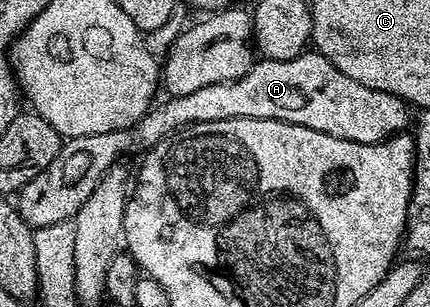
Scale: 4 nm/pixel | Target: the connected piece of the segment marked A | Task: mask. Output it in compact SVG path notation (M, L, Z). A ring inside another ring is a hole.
M304 52L293 60L259 60L237 80L208 84L205 88L197 88L197 92L189 92L189 96L170 97L166 101L152 105L134 129L66 139L60 145L57 156L53 156L53 164L37 172L37 176L33 176L33 180L17 192L17 205L24 220L31 227L38 228L74 219L81 204L93 196L93 188L101 184L105 172L109 172L109 168L123 160L126 154L146 152L175 131L193 124L234 118L281 120L301 124L341 140L377 144L395 134L404 133L407 125L413 122L408 103L389 92L365 88L365 84L345 76L341 68L317 52Z

